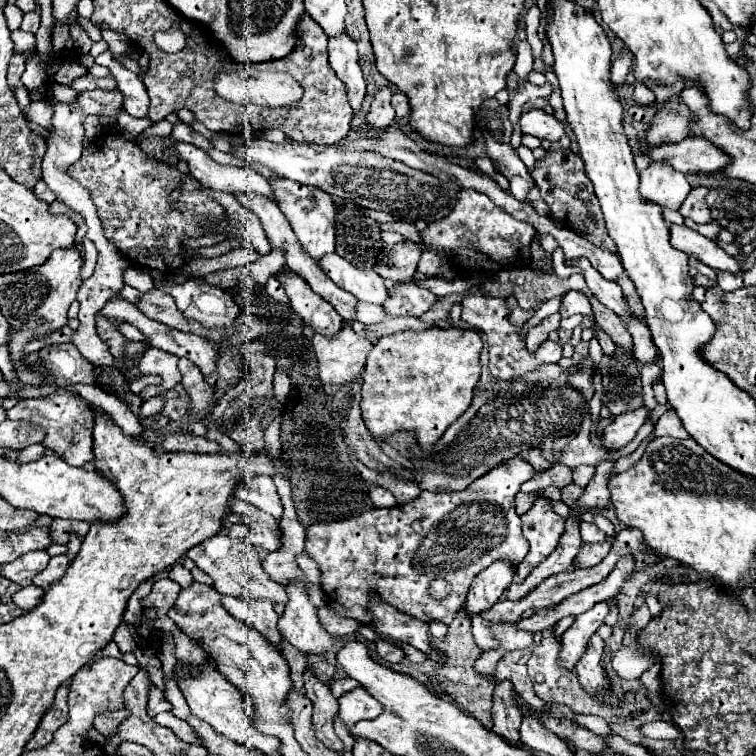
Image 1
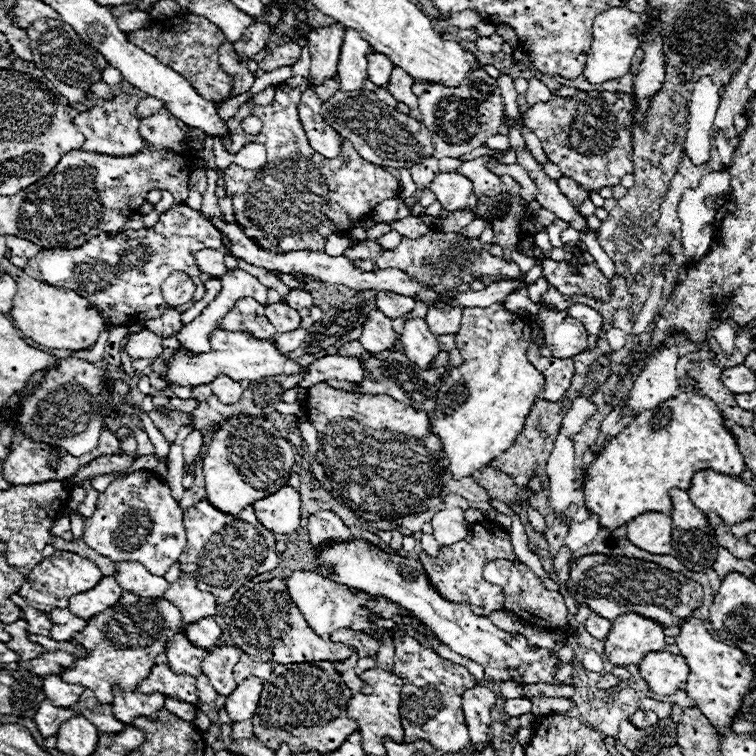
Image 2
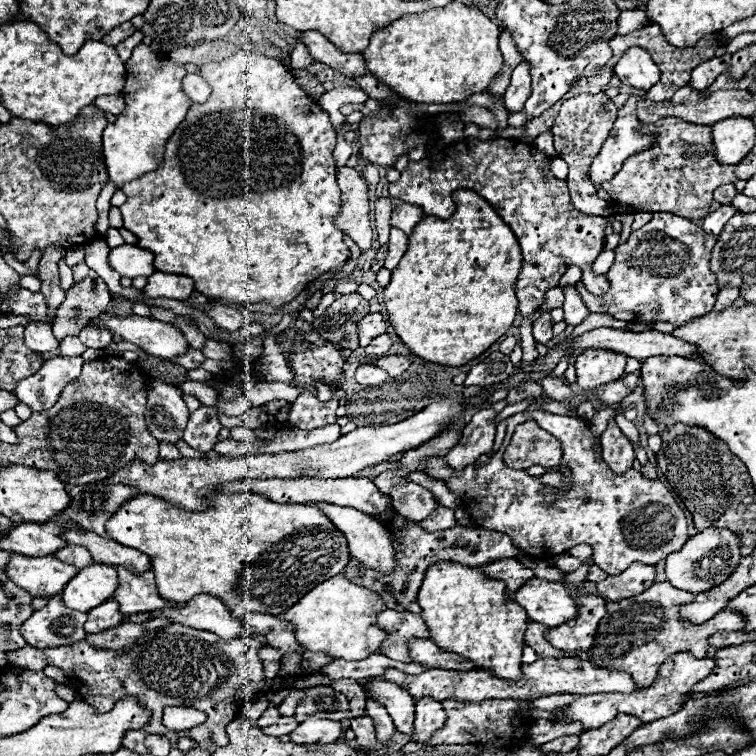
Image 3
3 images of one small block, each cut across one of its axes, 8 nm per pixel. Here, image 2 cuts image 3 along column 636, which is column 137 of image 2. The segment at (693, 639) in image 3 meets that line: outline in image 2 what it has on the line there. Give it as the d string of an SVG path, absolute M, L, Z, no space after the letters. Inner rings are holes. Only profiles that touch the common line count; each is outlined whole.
M124 592L116 606L110 606L96 618L88 620L88 626L76 634L76 642L88 652L86 658L76 662L76 668L60 674L64 682L80 682L90 688L98 702L112 702L112 684L124 690L136 690L138 682L146 680L154 668L154 658L166 650L166 642L176 634L186 634L182 612L164 598L140 598L132 592Z

